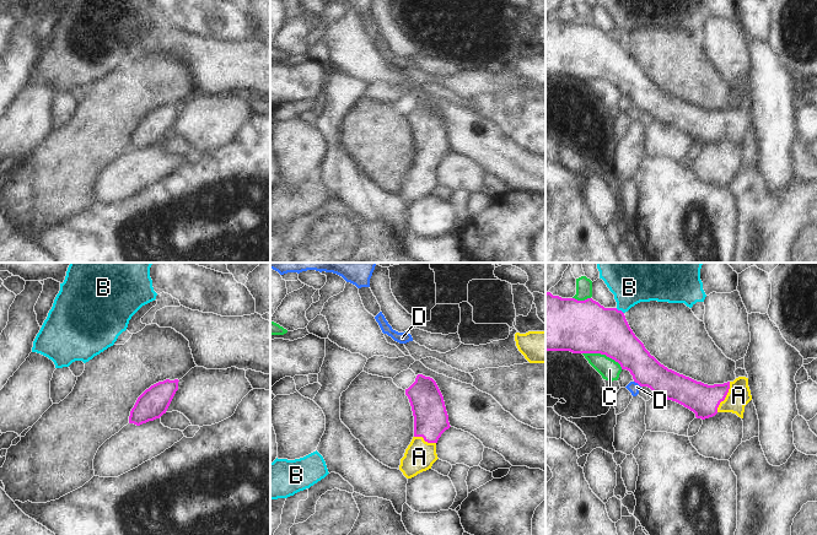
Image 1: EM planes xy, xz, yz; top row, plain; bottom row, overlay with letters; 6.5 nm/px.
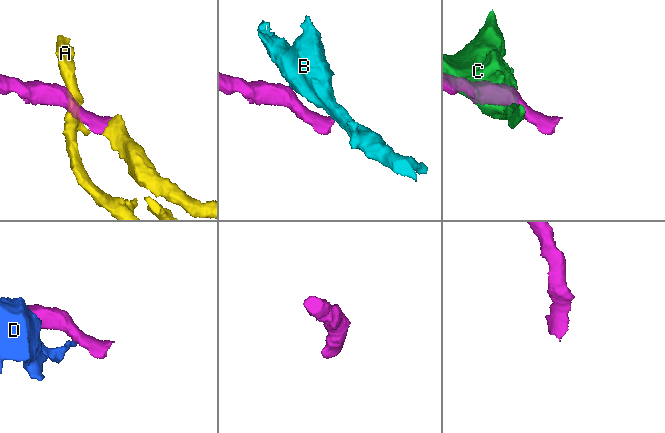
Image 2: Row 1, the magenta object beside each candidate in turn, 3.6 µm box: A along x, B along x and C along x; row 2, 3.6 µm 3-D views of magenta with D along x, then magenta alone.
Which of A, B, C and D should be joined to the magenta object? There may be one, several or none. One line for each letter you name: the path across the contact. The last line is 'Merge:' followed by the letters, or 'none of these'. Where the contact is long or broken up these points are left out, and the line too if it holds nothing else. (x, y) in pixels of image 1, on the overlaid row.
A: Path across: yz (702, 399), (725, 396), (738, 395)
Merge: A

